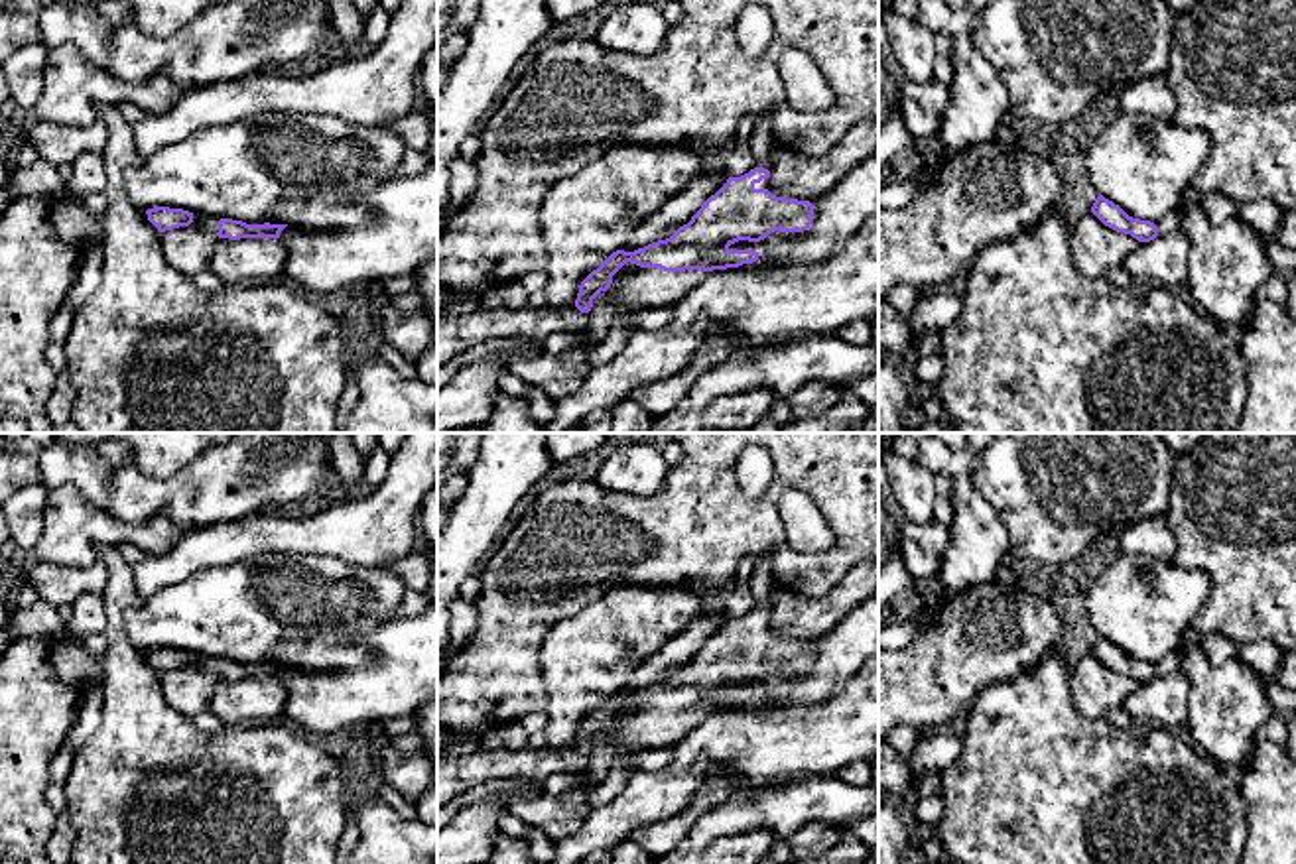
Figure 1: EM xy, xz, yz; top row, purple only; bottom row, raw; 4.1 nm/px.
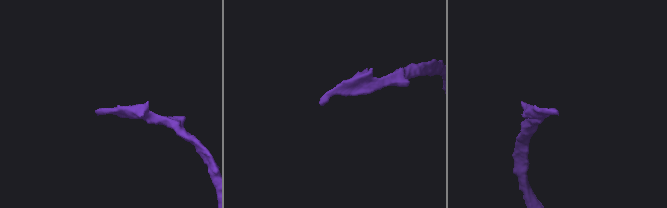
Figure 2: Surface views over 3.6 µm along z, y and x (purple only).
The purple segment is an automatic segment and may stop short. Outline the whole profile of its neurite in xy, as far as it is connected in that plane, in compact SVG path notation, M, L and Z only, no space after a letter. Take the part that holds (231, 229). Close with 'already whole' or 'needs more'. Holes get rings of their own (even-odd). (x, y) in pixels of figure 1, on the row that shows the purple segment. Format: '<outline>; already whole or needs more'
M154 207L146 211L148 220L160 230L173 230L179 226L199 226L209 232L215 232L219 238L280 238L280 232L288 224L270 224L270 222L242 222L232 218L221 216L207 216L199 213L189 213L183 209L169 209L169 207Z; needs more

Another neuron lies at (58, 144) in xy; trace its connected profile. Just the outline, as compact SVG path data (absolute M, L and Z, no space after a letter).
M97 118L89 126L63 126L37 120L24 142L37 152L39 159L53 167L73 165L85 152L102 152L108 142L108 128Z

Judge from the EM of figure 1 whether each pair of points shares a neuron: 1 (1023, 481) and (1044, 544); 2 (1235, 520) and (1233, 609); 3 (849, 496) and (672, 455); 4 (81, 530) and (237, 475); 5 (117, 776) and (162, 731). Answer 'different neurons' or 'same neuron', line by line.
1: same neuron
2: same neuron
3: different neurons
4: different neurons
5: same neuron

